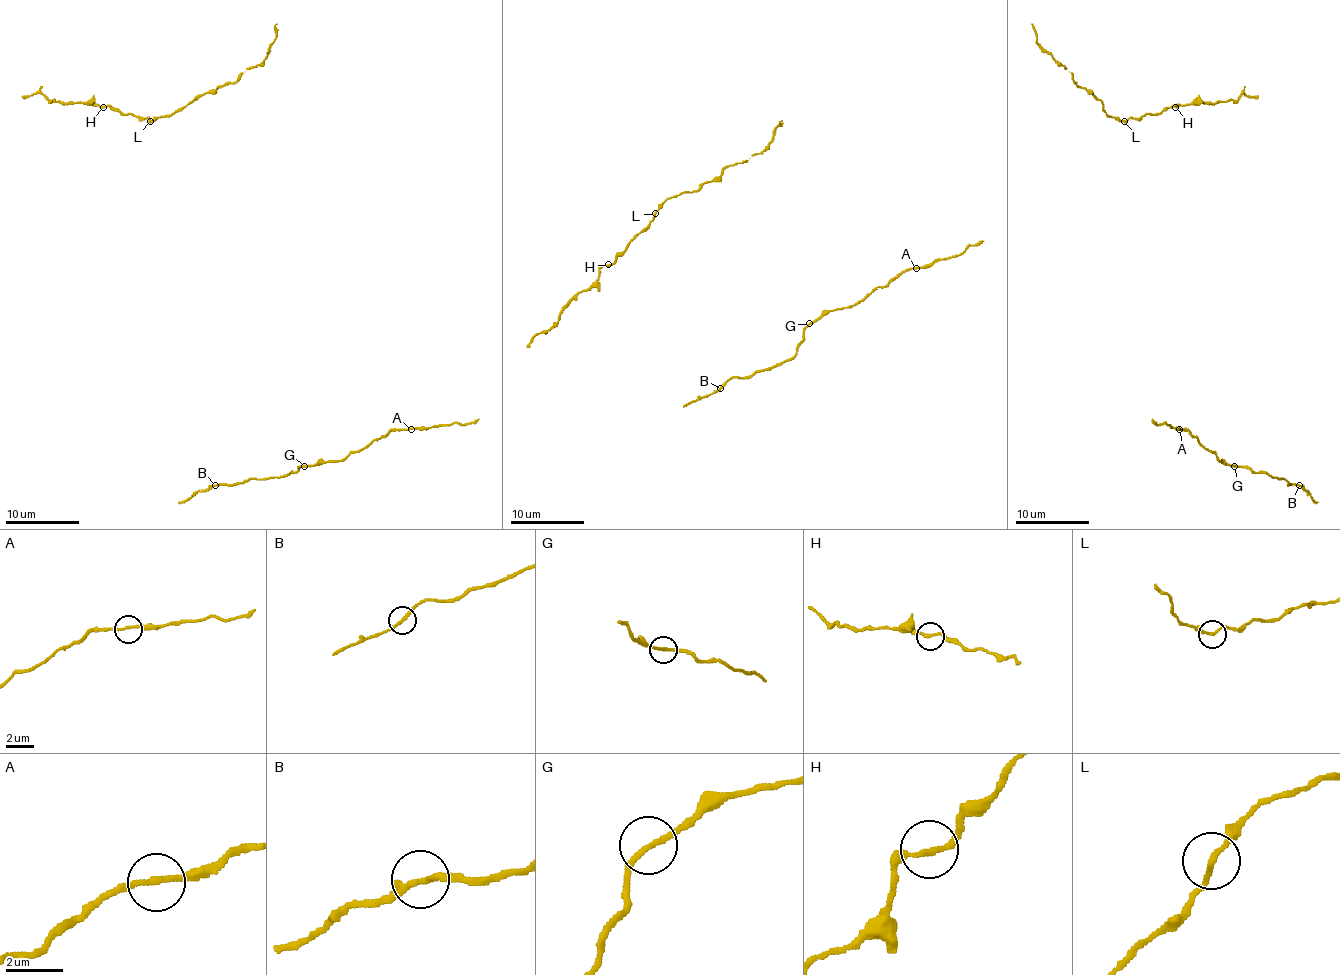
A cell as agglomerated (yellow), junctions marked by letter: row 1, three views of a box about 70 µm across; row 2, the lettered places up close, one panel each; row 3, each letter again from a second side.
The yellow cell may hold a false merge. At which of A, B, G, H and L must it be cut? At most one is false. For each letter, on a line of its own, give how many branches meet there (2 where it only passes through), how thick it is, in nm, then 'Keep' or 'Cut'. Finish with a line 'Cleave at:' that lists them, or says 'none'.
A: Branches: 2. Thickness 190 nm. Keep
B: Branches: 2. Thickness 200 nm. Keep
G: Branches: 2. Thickness 190 nm. Keep
H: Branches: 2. Thickness 180 nm. Keep
L: Branches: 2. Thickness 170 nm. Keep
Cleave at: none

